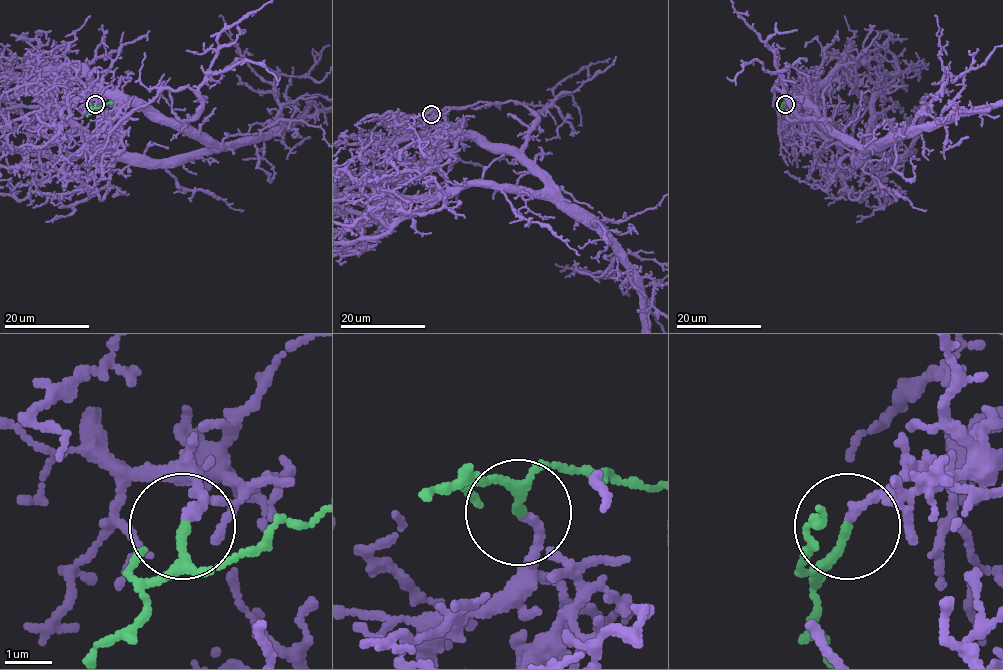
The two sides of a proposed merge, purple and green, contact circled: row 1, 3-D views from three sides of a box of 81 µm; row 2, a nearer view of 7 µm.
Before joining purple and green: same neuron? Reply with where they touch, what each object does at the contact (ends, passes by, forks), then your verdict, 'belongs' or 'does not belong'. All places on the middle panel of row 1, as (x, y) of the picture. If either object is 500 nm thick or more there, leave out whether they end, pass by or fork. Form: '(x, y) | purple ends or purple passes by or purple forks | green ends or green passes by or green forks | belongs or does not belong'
(431, 114) | purple ends | green passes by | belongs

